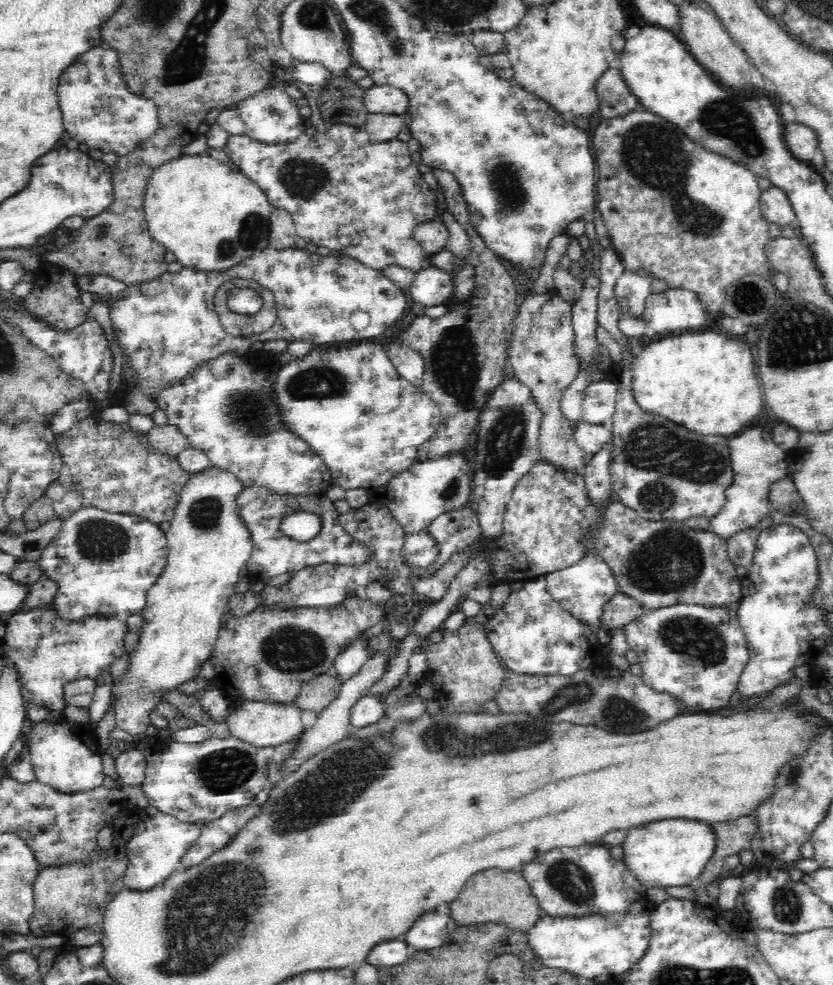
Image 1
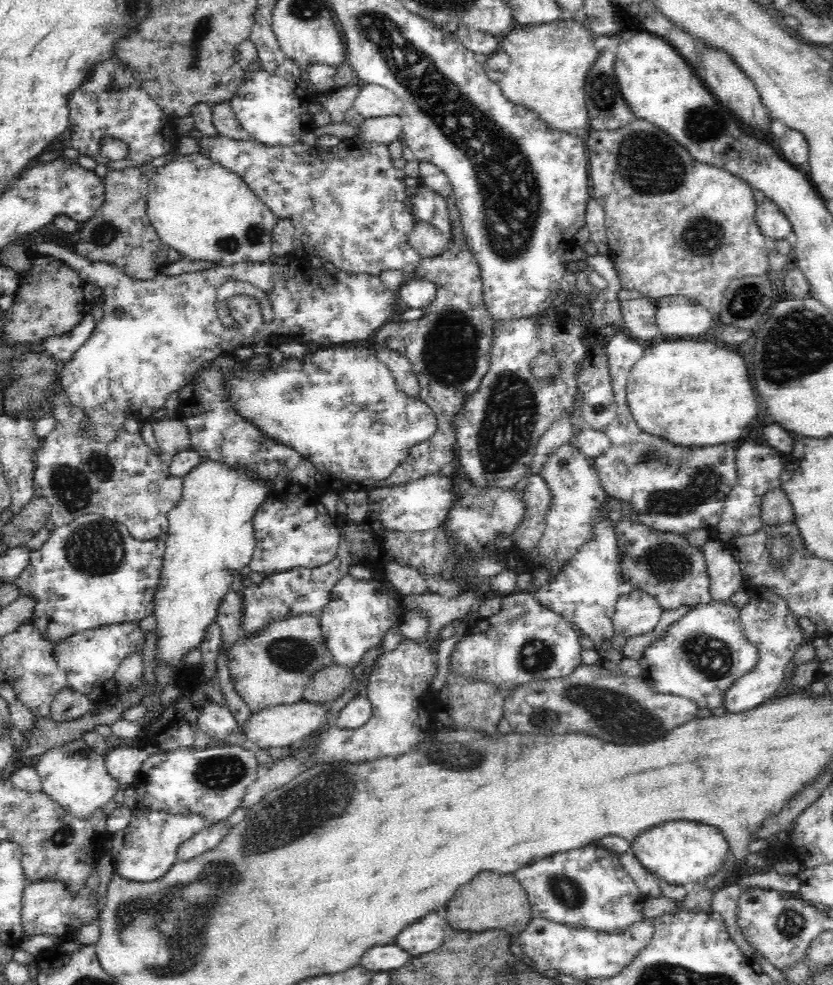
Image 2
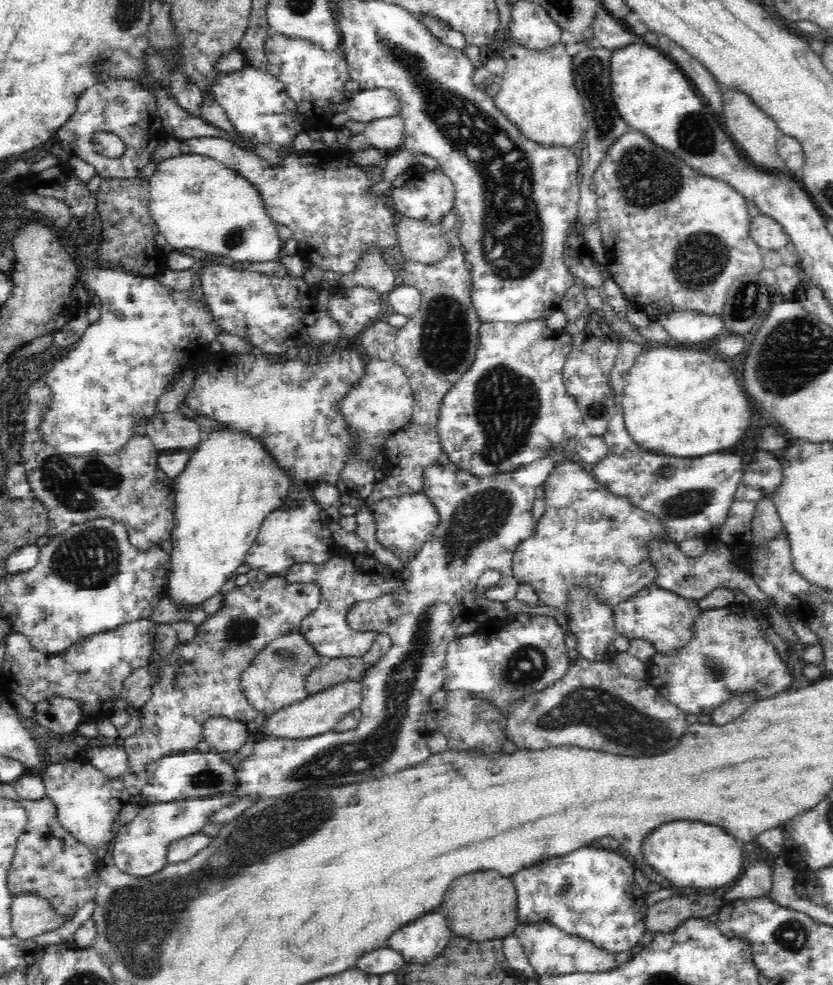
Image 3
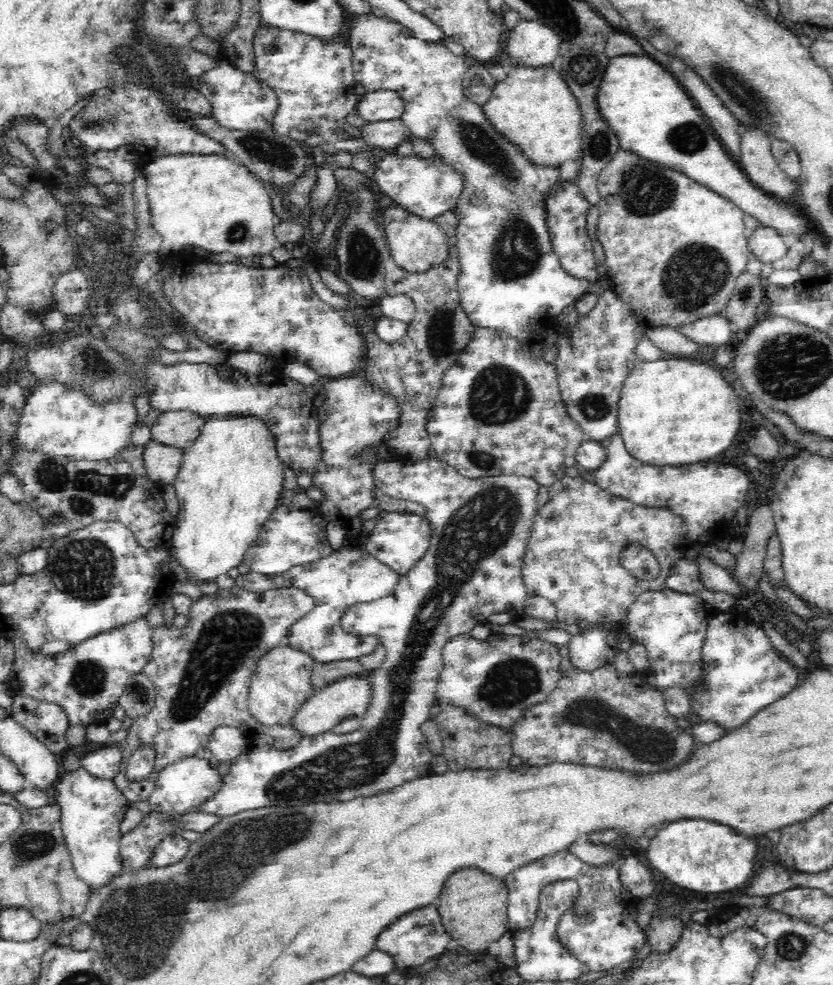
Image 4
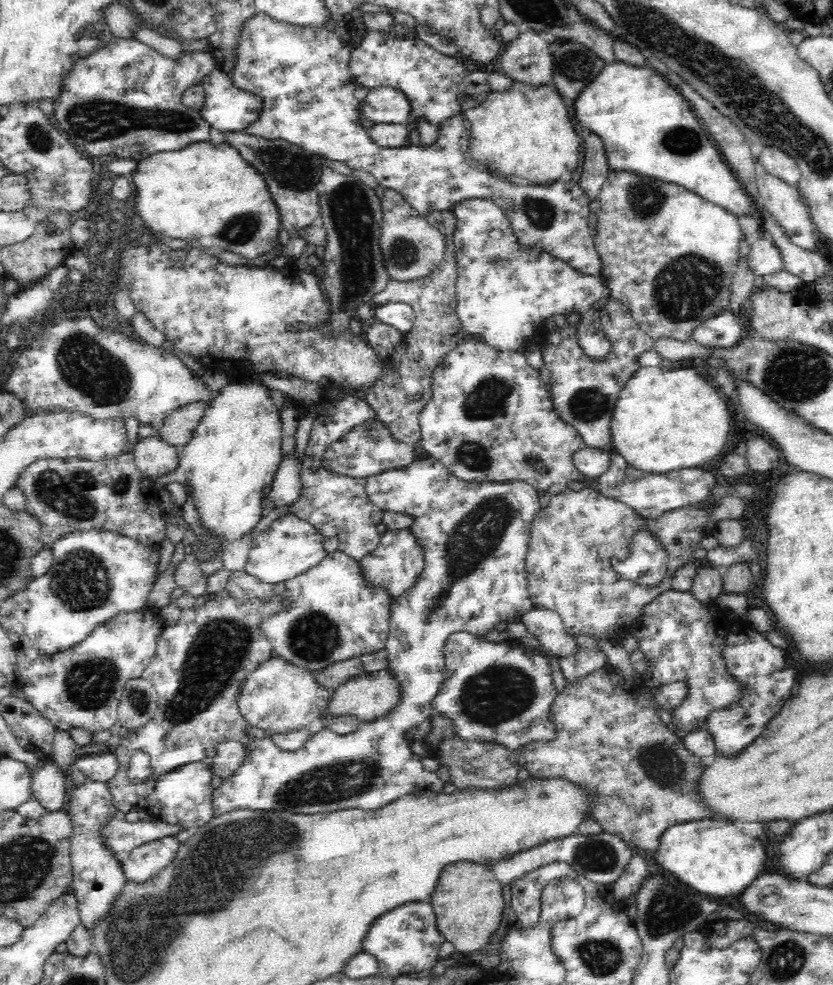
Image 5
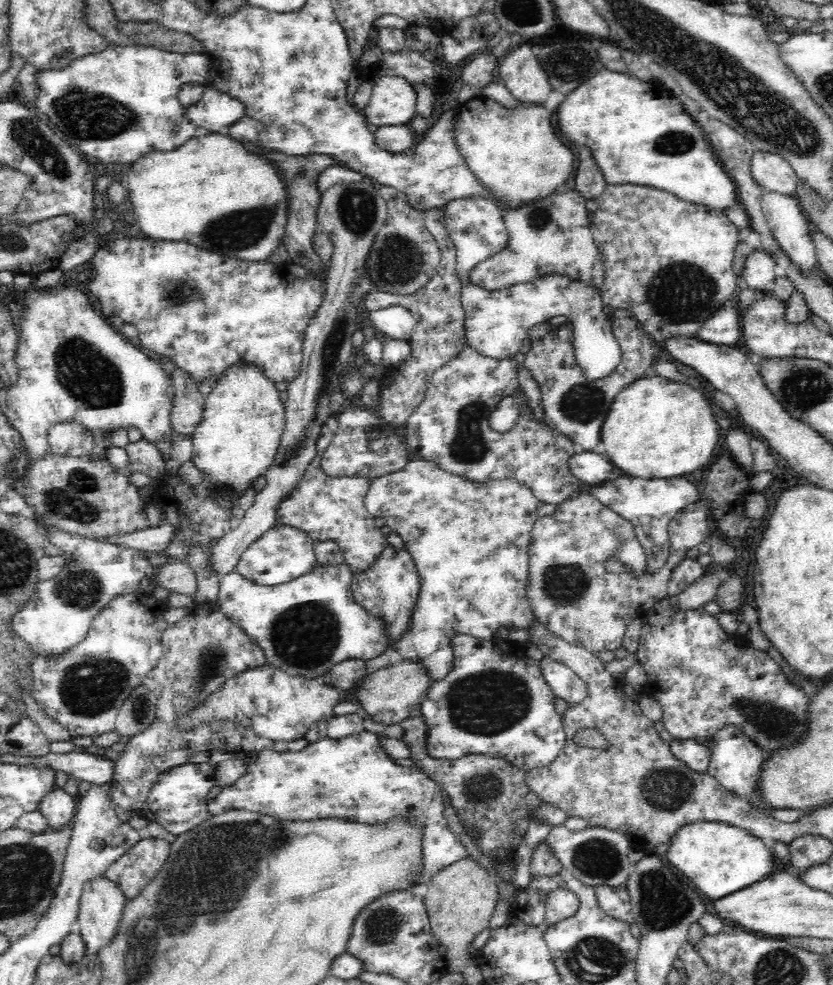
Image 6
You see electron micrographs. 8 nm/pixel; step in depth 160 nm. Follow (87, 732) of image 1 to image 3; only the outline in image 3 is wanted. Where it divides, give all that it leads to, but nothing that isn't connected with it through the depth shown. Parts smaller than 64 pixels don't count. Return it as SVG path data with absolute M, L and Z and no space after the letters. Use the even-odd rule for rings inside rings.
M84 752L71 760L48 761L43 766L41 777L44 779L46 797L50 798L57 808L58 820L64 828L74 833L76 839L96 847L98 857L110 850L114 832L112 823L118 812L129 803L131 795L120 779L111 779L88 762Z

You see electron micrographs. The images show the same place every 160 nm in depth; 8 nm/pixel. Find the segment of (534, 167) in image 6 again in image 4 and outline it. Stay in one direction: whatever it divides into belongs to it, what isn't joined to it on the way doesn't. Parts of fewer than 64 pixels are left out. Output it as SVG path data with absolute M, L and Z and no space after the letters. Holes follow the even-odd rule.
M514 63L508 68L507 78L497 82L492 96L486 101L484 113L492 121L500 133L510 141L520 145L526 157L538 164L562 165L565 161L576 160L581 154L583 114L576 95L571 92L568 82L563 78L561 70L549 65L526 65Z

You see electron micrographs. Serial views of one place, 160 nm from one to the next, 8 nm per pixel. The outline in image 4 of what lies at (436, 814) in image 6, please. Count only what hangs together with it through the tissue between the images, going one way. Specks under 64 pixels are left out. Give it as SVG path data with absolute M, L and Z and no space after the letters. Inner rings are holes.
M433 456L430 459L422 460L418 463L407 464L401 464L397 461L387 462L386 460L382 460L382 462L378 462L376 467L374 467L372 475L374 475L375 486L378 491L386 495L390 494L395 498L414 500L423 504L423 506L427 508L425 514L426 517L430 519L432 532L430 532L429 547L426 554L422 556L421 560L418 560L418 562L414 564L414 568L399 576L398 584L391 593L370 602L353 604L349 606L342 615L341 625L346 632L353 635L377 636L385 646L385 659L383 663L378 668L365 674L370 681L370 704L367 706L361 718L360 728L356 729L354 732L337 736L334 736L332 731L313 737L304 736L300 740L297 740L292 748L278 748L278 746L274 744L274 739L270 737L269 734L257 735L250 739L248 751L238 755L229 766L228 774L224 777L222 788L218 789L218 792L215 792L203 803L190 807L189 812L202 812L229 817L238 814L240 811L267 806L286 806L288 804L294 806L294 804L304 804L306 800L350 800L350 796L366 796L366 792L378 792L378 788L392 788L394 784L402 784L402 780L410 780L410 776L422 776L422 772L430 772L430 768L432 768L430 759L433 755L432 752L430 752L426 737L422 734L422 731L420 731L420 726L428 721L428 718L430 718L430 708L436 704L435 692L437 690L437 682L444 668L442 650L444 650L445 644L448 644L448 642L450 642L452 638L456 638L456 636L468 635L477 624L486 623L488 617L493 613L507 612L515 617L519 617L523 614L525 598L529 594L523 583L521 569L530 534L534 528L534 518L539 510L537 498L541 486L534 477L520 476L516 475L516 473L510 476L466 477L462 476L462 473L458 473L458 469L440 463L440 461Z

